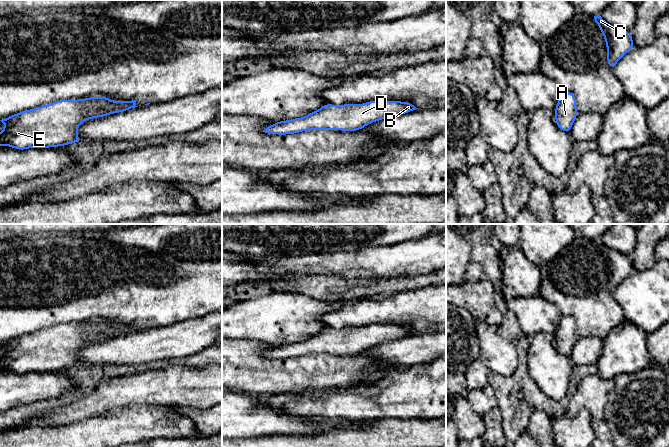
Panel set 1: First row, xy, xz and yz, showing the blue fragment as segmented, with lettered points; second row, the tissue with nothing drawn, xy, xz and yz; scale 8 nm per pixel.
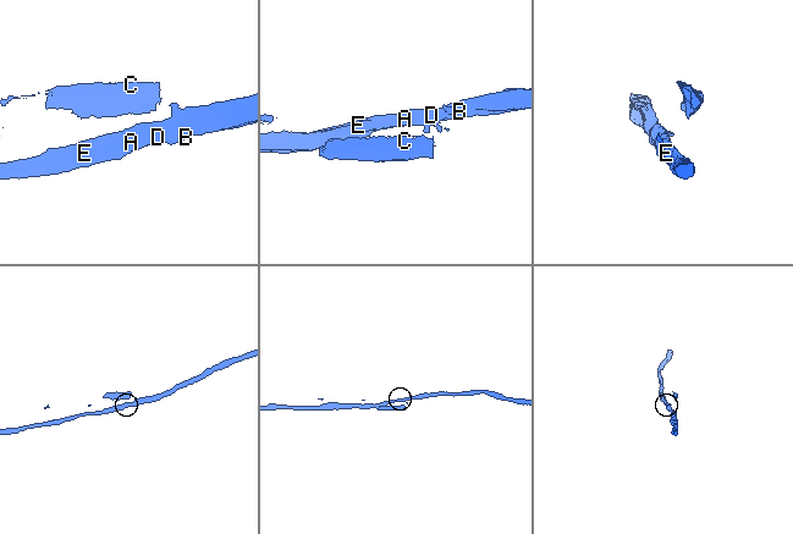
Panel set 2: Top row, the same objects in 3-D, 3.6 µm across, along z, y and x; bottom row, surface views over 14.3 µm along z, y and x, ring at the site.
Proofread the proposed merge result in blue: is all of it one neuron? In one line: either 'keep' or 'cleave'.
cleave

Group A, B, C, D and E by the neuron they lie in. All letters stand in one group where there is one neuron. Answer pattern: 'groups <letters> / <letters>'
groups A B D E / C

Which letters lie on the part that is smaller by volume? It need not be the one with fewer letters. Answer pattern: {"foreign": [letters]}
{"foreign": ["C"]}

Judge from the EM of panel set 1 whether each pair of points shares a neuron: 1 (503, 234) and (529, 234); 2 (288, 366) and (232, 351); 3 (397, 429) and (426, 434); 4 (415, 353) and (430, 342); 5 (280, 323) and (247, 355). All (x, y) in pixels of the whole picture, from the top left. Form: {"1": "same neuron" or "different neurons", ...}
{"1": "different neurons", "2": "same neuron", "3": "same neuron", "4": "same neuron", "5": "different neurons"}

